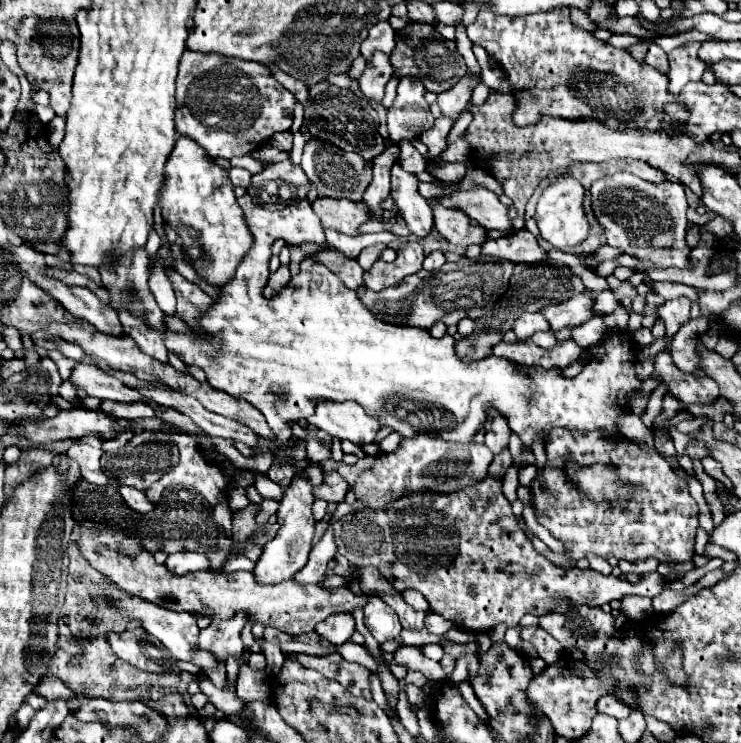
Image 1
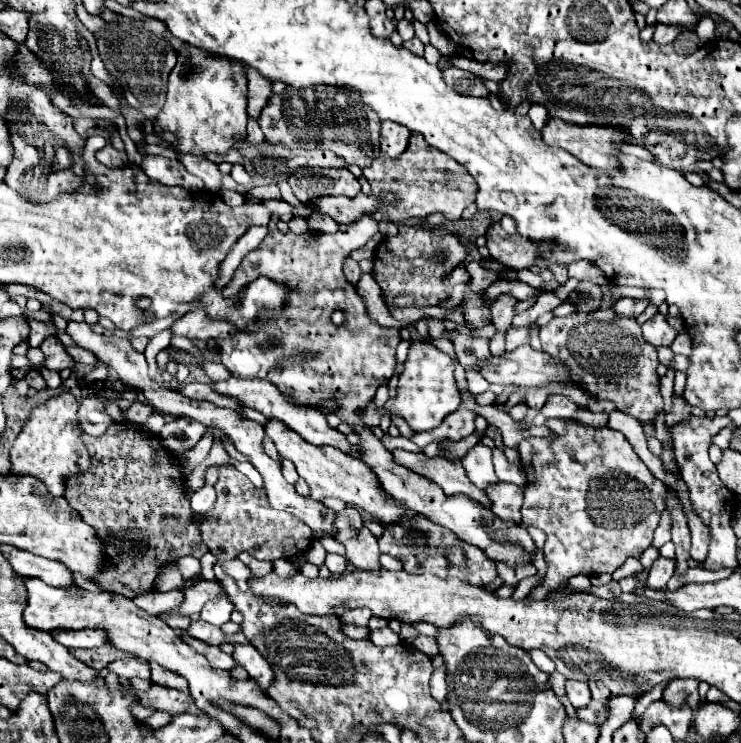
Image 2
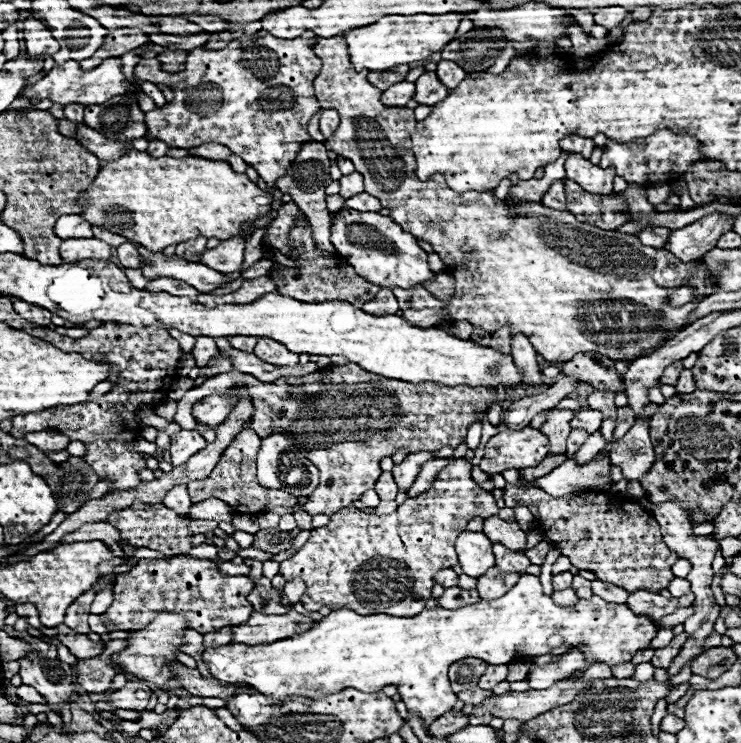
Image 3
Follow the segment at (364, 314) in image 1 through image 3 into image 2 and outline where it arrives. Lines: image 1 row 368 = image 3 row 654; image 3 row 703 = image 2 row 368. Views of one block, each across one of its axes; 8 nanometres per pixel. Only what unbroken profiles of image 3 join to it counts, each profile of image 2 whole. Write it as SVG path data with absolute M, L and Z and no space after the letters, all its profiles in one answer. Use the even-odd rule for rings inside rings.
M418 340L412 342L404 362L404 372L398 378L398 388L396 388L398 394L390 398L382 408L376 408L374 402L370 402L364 410L360 410L360 418L364 418L364 422L368 422L370 426L378 426L384 414L402 416L414 432L434 430L436 426L440 426L444 416L448 416L458 408L462 400L454 380L454 366L456 366L454 360L446 352L438 350L434 344Z

